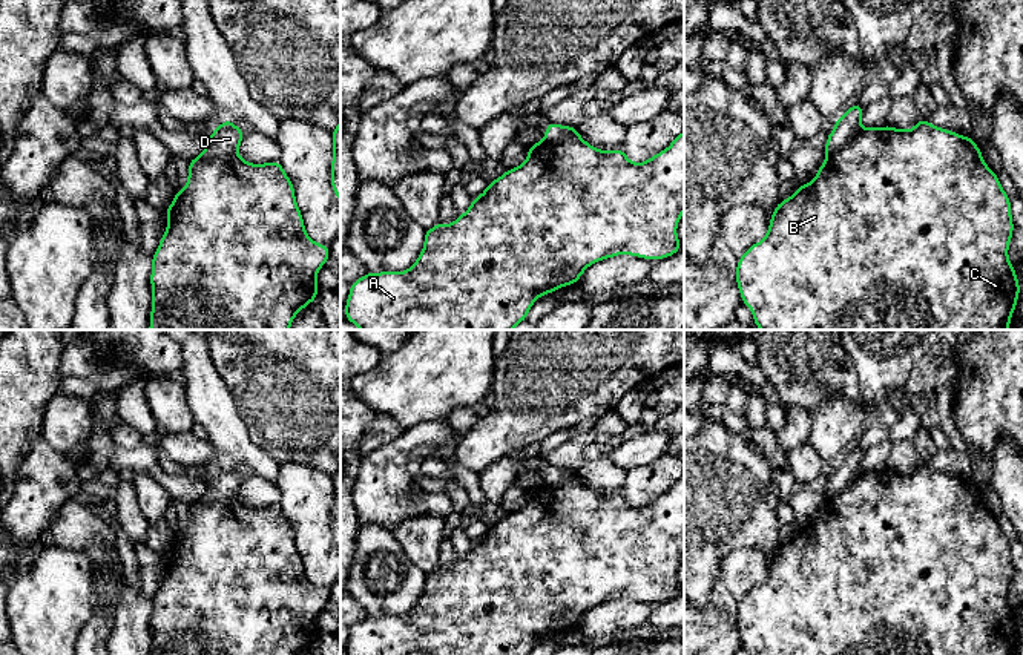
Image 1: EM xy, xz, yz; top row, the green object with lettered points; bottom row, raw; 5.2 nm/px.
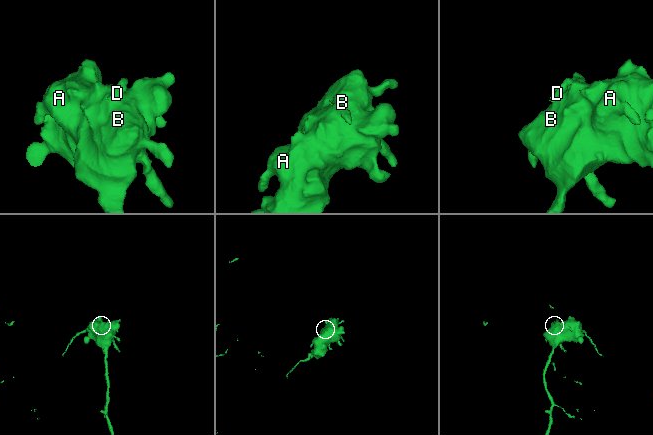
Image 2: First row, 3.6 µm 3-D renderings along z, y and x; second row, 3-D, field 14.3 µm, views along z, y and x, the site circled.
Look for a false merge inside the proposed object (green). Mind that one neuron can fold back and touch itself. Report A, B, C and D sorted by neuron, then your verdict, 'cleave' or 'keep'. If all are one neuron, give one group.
groups A B C / D; cleave

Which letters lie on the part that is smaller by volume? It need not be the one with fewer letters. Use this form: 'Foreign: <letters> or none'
Foreign: D

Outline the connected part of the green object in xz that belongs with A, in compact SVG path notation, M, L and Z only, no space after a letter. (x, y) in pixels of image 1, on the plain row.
M684 474L666 494L640 508L630 505L623 491L604 495L586 486L580 479L558 485L543 483L528 491L528 495L528 502L521 509L508 512L500 522L488 526L486 534L472 543L469 552L459 558L452 568L445 569L439 564L433 572L426 574L422 597L408 614L402 617L368 615L354 624L350 630L345 655L529 655L537 641L557 635L560 630L578 627L583 615L598 604L617 598L664 603L679 595L681 584L676 580L676 569L684 555Z

